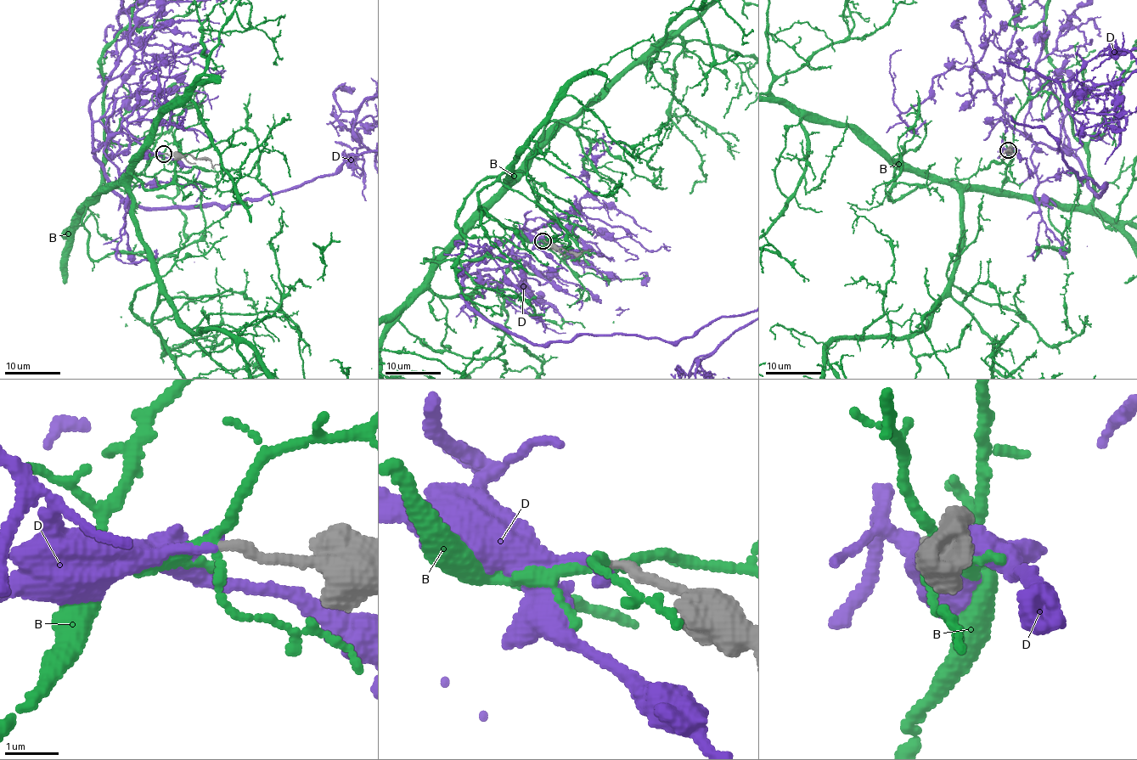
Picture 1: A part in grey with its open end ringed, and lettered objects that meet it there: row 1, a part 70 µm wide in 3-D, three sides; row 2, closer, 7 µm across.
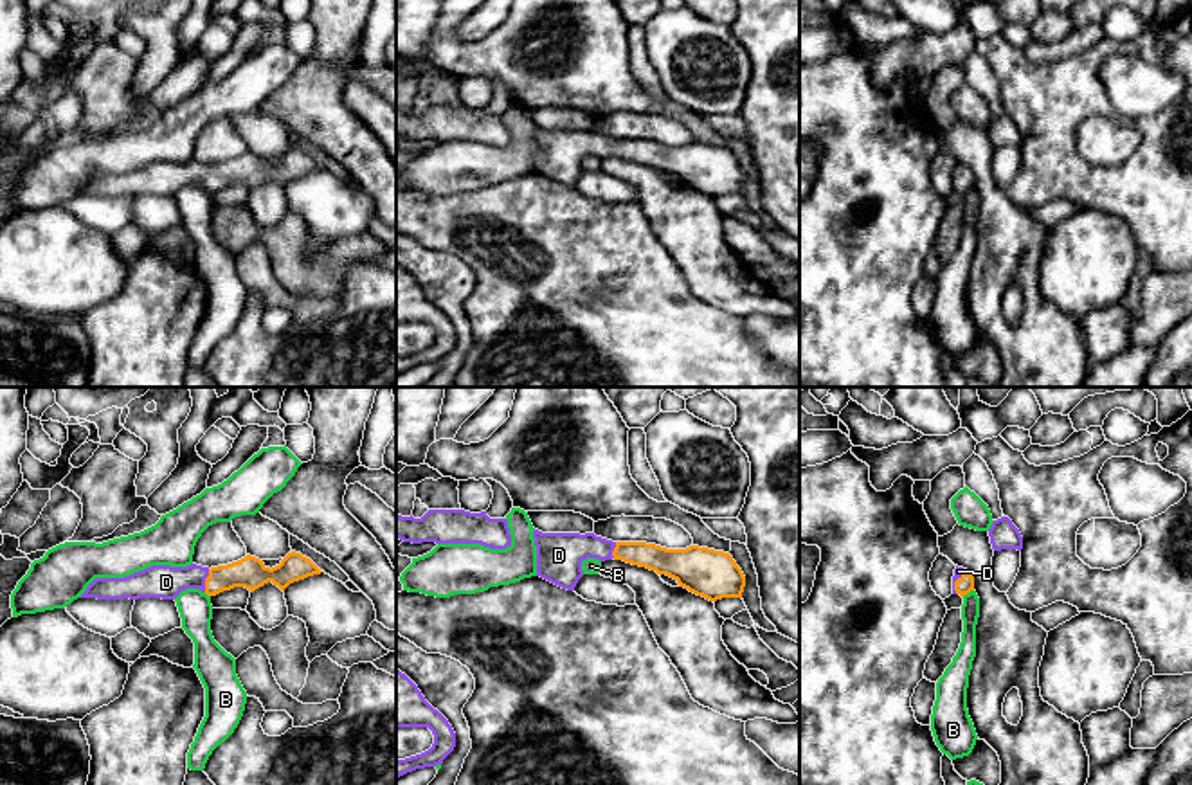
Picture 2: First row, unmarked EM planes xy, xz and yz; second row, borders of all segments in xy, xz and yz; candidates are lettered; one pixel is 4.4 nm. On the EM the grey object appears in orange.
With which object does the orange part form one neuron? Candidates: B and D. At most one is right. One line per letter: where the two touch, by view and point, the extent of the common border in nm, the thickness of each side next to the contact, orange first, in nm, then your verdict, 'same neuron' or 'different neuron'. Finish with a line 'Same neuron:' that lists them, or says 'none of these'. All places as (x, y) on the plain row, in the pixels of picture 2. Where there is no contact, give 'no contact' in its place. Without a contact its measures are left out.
B: yz (967, 189) | 70 nm | 80/80 nm | different neuron
D: xy (206, 177) | 110 nm | 140/150 nm | same neuron
Same neuron: D

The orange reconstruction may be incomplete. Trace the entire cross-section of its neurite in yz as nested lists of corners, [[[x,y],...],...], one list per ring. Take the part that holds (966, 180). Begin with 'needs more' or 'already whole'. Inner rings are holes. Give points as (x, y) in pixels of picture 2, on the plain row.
needs more; [[[956,162],[953,173],[953,191],[960,191],[963,194],[971,187],[974,187],[974,173],[971,167]]]

